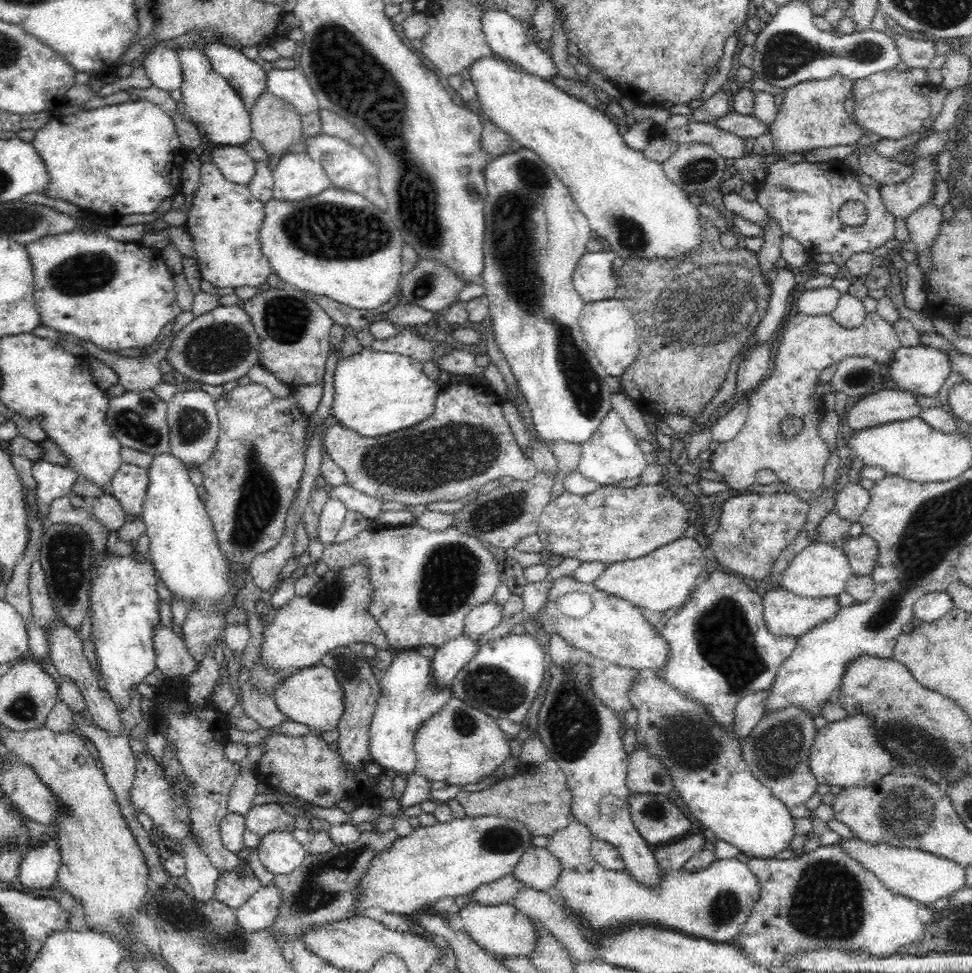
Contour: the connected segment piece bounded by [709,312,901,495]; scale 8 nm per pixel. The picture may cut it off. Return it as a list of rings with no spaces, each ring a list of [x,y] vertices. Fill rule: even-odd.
[[[876,312],[868,313],[864,322],[853,329],[842,327],[830,315],[797,313],[785,324],[774,358],[774,371],[750,395],[744,426],[732,440],[720,443],[709,460],[711,469],[722,475],[729,490],[738,495],[756,483],[756,472],[762,469],[774,472],[778,481],[791,489],[819,492],[830,451],[818,436],[818,425],[829,407],[822,398],[814,397],[818,375],[849,356],[871,356],[878,364],[890,364],[892,353],[901,345],[894,327]],[[786,416],[800,418],[803,423],[801,431],[789,439],[780,431],[780,422]]]

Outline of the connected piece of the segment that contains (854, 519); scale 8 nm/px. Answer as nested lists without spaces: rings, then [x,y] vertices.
[[[849,482],[837,494],[834,510],[848,523],[857,523],[870,504],[869,485],[865,482]]]

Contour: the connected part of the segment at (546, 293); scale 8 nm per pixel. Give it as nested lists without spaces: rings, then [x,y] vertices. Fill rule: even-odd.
[[[523,147],[518,152],[504,154],[504,156],[496,157],[485,166],[485,187],[487,188],[487,199],[484,204],[484,218],[486,218],[486,230],[484,232],[484,268],[481,283],[485,288],[484,295],[488,297],[489,302],[489,319],[492,323],[492,334],[494,342],[498,345],[500,352],[504,354],[512,369],[514,378],[517,382],[517,388],[521,390],[521,394],[527,402],[531,412],[532,422],[537,434],[542,436],[544,442],[558,442],[558,440],[566,443],[582,445],[587,438],[593,435],[598,428],[602,419],[612,409],[610,403],[611,392],[606,384],[606,376],[608,372],[600,364],[596,355],[588,348],[583,332],[579,327],[579,318],[584,308],[585,302],[582,297],[576,293],[573,284],[574,268],[578,264],[580,257],[586,252],[586,244],[594,237],[590,223],[586,220],[584,213],[576,206],[568,187],[558,178],[558,175],[534,152],[528,151]]]

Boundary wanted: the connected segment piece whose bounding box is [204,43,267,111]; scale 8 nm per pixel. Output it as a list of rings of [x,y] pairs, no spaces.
[[[214,43],[204,46],[204,55],[220,74],[240,95],[246,110],[252,110],[260,94],[267,88],[267,73],[242,51]]]

